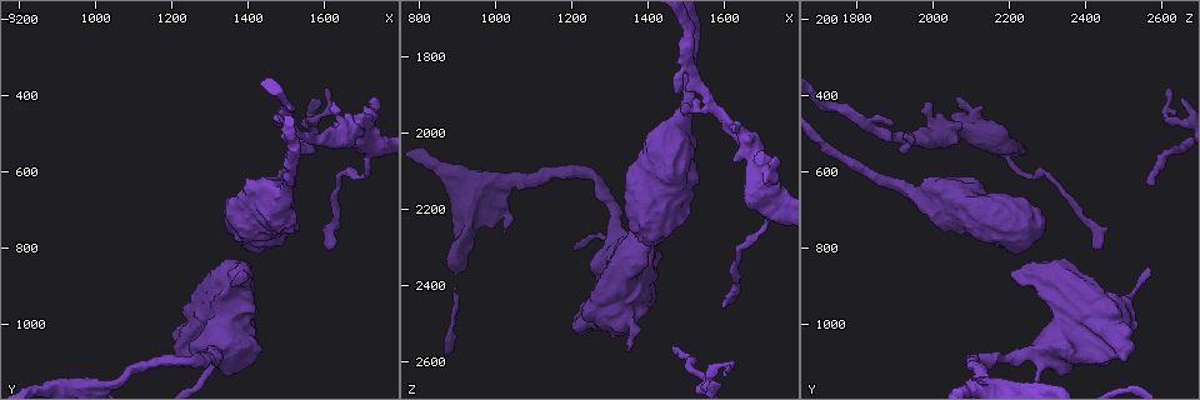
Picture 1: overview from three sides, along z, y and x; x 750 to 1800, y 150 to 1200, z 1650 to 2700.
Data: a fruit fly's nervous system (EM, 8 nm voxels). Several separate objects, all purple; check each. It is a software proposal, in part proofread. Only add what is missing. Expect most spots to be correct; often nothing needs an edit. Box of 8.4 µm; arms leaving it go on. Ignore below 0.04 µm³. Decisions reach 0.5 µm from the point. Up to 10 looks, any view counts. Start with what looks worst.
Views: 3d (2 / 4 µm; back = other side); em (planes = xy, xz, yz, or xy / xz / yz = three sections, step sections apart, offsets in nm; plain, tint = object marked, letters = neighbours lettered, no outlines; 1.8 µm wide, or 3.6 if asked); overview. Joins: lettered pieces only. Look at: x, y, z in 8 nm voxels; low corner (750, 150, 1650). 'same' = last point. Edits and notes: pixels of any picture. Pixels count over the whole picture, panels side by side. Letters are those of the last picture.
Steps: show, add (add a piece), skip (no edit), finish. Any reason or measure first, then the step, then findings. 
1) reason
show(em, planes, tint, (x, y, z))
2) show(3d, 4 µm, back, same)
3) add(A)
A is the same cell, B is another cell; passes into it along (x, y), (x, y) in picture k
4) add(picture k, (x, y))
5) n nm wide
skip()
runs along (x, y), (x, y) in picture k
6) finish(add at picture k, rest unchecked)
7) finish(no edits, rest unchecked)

free end
show(3d, 4 µm, (1605, 800, 2440))

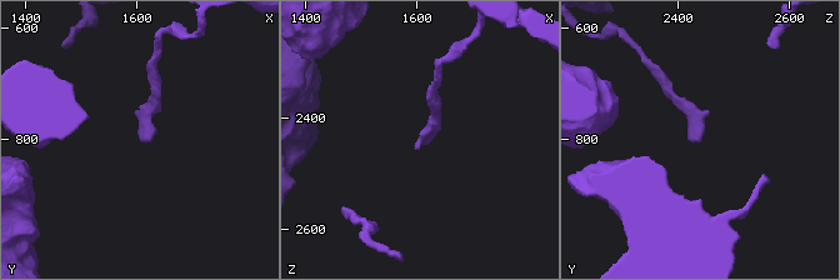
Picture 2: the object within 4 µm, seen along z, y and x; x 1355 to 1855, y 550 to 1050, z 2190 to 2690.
need the tissue
show(em, xz, step 8, tint, (1600, 800, 2435))

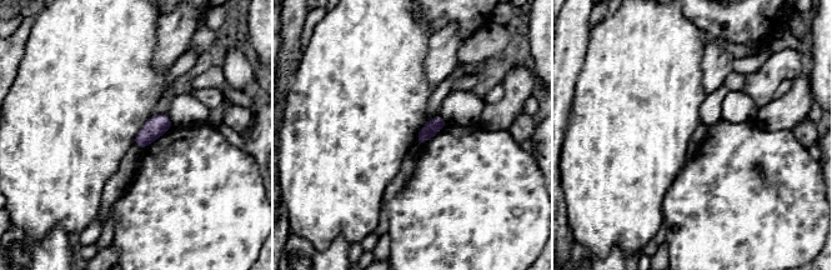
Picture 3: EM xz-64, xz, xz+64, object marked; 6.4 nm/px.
another direction
show(em, planes, letters, same)

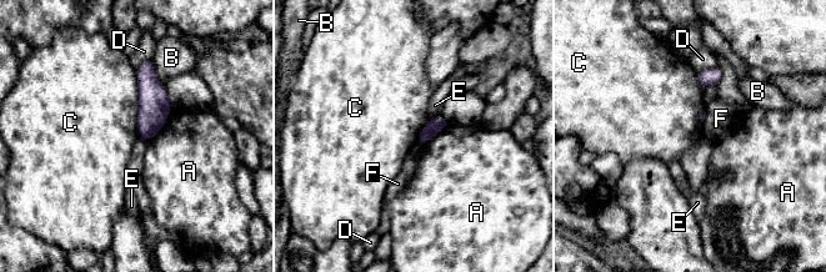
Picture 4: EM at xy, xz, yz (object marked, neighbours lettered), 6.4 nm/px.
skip()
A, B, C, D, E and F are other cells; border along (135, 69), (138, 79), (139, 136) in picture 4; no lettered piece goes on from it

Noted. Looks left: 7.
free end
show(em, planes, letters, (1505, 505, 1930))

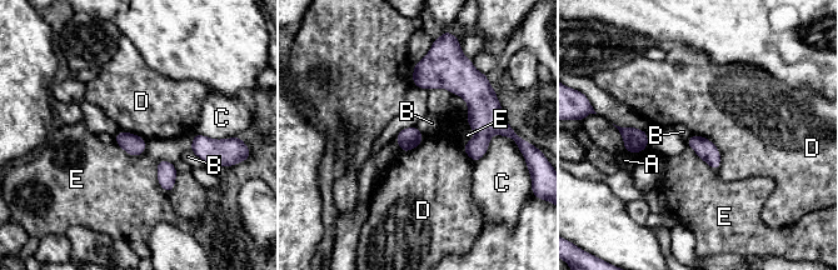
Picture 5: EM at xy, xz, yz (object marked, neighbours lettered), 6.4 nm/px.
skip()
A, B, C, D and E are other cells; none of them fits

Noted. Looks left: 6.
show(3d, 4 µm, (1730, 410, 2065))

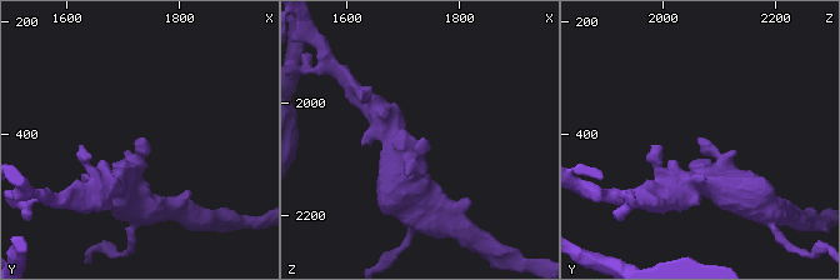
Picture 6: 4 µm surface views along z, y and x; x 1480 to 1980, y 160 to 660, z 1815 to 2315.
show(em, 3.6 µm, xy, step 4, letters, (1730, 405, 2070))

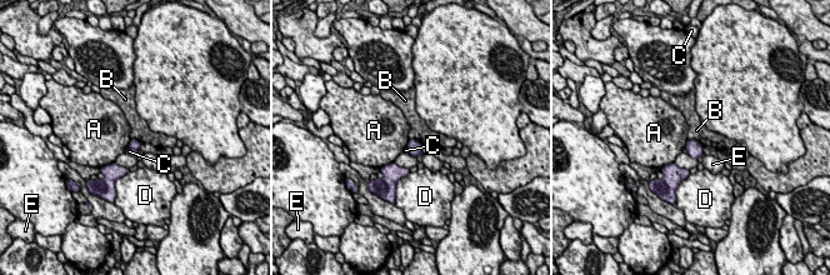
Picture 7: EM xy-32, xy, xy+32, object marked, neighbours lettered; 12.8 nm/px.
show(em, 3.6 µm, planes, letters, same)

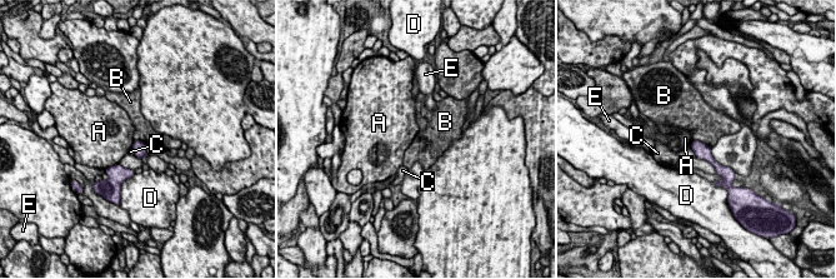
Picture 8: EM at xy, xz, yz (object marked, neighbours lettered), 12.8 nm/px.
skip()
A, B, C, D and E are other cells; border along (692, 139), (697, 139), (710, 148) in picture 8; none of them fits

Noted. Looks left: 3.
thin neck
show(em, 3.6 µm, xy, step 4, letters, (1690, 610, 2260))

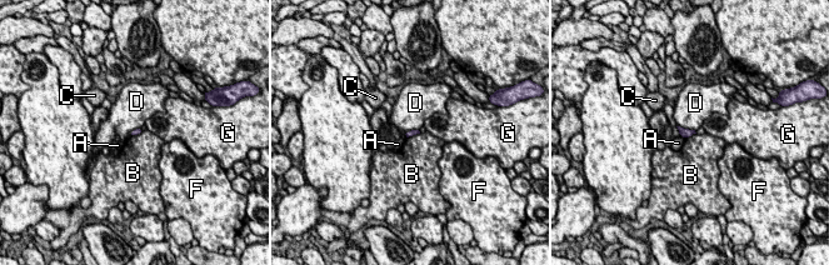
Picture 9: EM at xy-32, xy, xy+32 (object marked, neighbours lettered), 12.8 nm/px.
skip()
A, B, C, D, F and G are other cells; border along (677, 125), (694, 130) in picture 9; no lettered piece goes on from it

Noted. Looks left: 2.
finish(no edits, rest unchecked)

